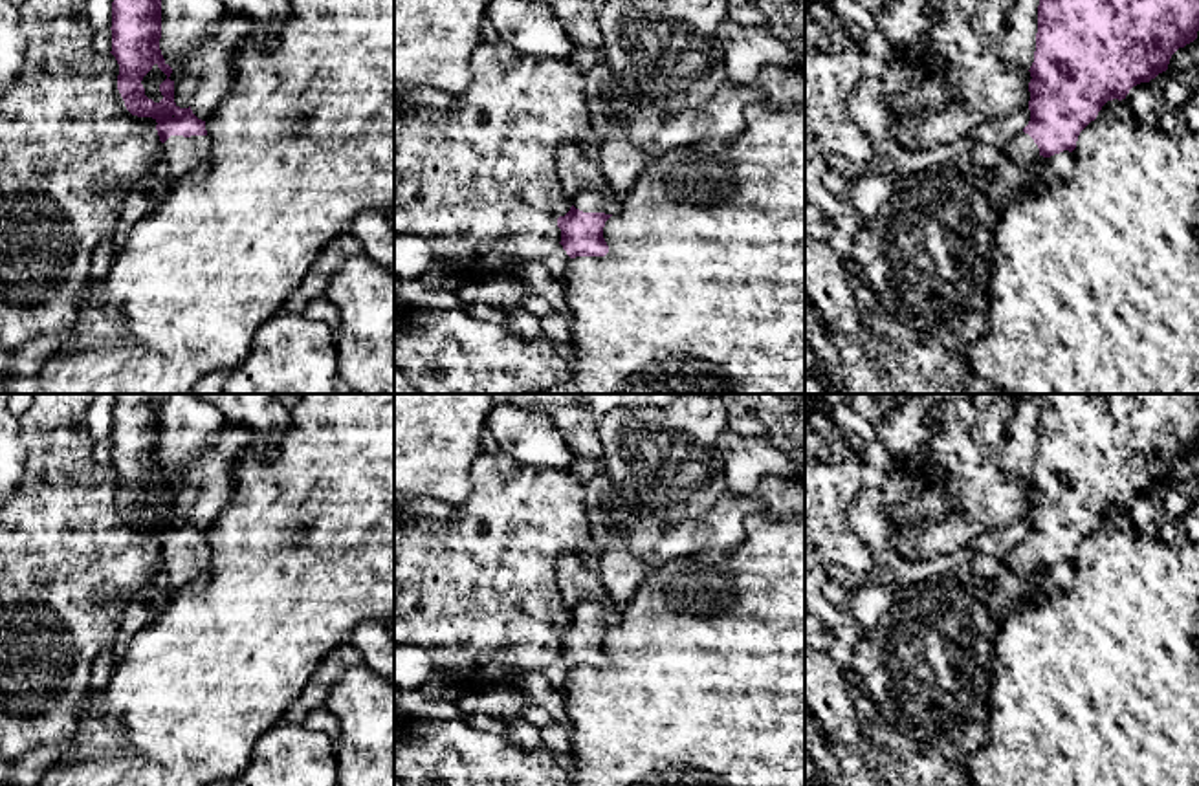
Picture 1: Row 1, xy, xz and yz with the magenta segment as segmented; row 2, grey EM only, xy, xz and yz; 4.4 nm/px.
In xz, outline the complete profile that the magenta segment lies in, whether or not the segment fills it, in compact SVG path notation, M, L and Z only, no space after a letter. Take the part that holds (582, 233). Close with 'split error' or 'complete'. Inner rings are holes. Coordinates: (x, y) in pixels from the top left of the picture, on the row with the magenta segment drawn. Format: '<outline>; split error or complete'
M585 189L572 200L565 216L557 218L561 246L570 258L605 257L609 246L603 238L605 222L620 211L623 194L603 194L598 189Z; split error

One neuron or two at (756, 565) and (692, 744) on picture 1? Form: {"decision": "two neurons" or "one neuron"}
{"decision": "one neuron"}

